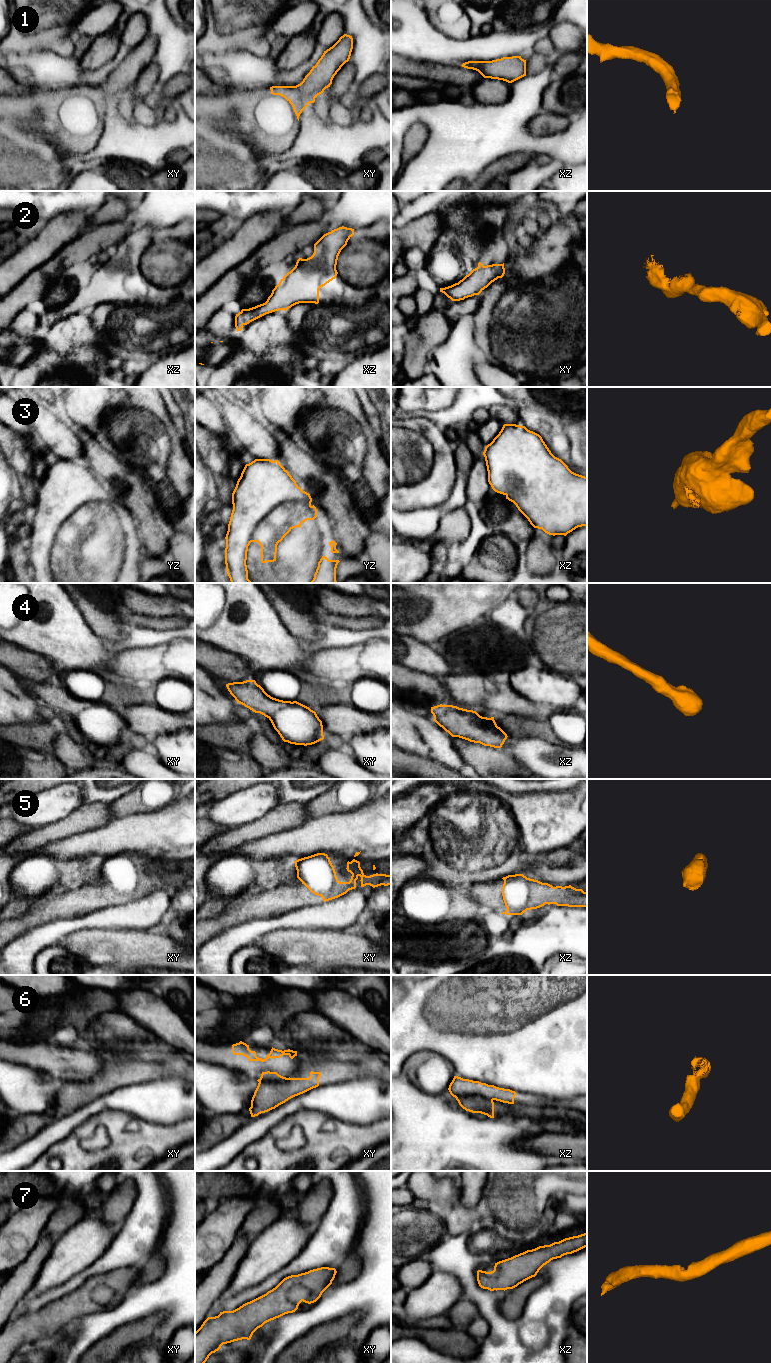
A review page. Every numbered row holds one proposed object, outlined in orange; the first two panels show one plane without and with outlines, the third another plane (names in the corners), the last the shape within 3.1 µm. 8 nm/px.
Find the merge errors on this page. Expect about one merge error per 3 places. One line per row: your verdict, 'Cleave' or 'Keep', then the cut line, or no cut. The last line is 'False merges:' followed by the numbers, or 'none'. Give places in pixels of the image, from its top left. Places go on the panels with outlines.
1: Keep. No split
2: Keep. No split
3: Keep. No split
4: Keep. No split
5: Keep. No split
6: Cleave. Split along xz (453, 1095), (480, 1095), (492, 1100)
7: Keep. No split
False merges: 6

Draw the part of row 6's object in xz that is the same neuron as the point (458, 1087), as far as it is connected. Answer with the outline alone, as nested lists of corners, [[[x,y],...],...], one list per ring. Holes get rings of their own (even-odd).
[[[454,1076],[448,1088],[452,1096],[481,1096],[485,1099],[514,1104],[516,1092],[479,1081]]]

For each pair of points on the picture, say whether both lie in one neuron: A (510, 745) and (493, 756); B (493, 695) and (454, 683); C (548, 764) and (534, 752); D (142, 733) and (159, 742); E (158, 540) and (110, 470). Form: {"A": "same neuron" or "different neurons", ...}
{"A": "different neurons", "B": "same neuron", "C": "same neuron", "D": "different neurons", "E": "same neuron"}

